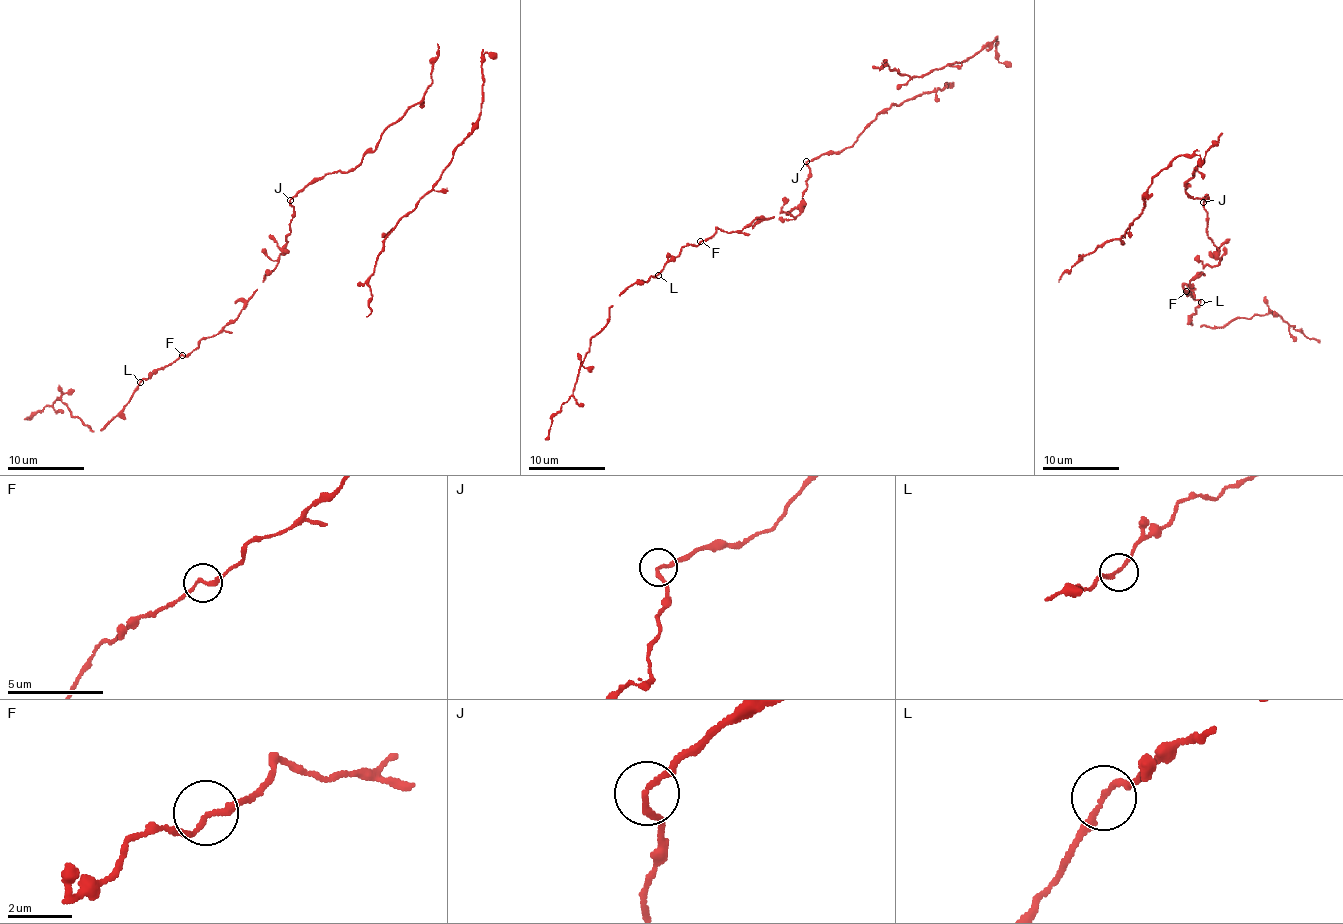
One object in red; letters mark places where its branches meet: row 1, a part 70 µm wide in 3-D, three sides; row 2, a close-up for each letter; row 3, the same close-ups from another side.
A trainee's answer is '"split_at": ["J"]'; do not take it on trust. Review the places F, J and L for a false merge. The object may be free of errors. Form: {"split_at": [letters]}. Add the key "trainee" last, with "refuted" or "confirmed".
{"split_at": [], "trainee": "refuted"}

